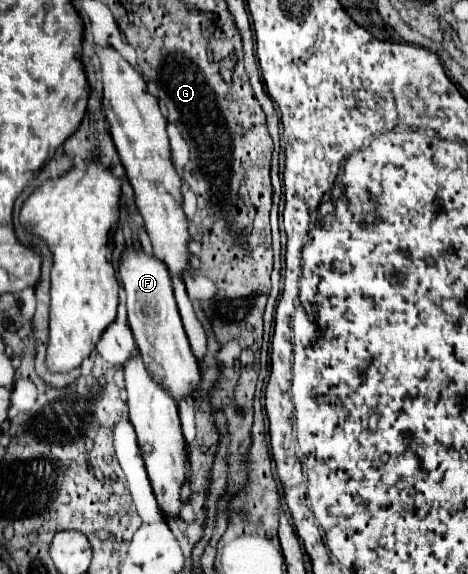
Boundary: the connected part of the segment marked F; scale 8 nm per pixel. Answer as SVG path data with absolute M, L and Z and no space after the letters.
M133 245L131 251L123 251L119 263L119 275L123 289L127 293L127 317L131 331L135 335L137 347L141 351L147 371L159 379L179 403L183 397L193 395L199 385L199 365L189 347L183 323L173 299L171 277L167 267L155 255L143 251L139 245Z

